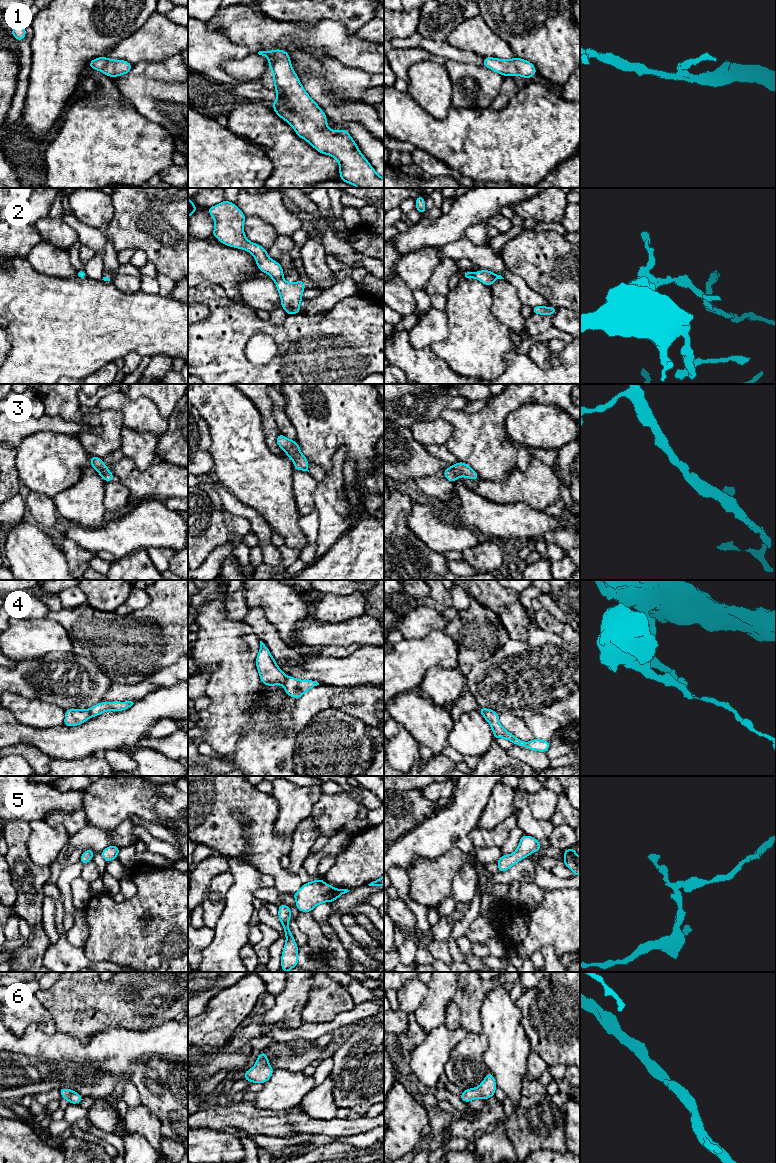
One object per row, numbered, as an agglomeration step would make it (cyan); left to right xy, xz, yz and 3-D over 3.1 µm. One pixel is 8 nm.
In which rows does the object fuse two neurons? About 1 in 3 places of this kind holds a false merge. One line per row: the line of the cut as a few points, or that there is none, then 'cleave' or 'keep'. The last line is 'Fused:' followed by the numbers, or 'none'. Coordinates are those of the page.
1: cut none; keep
2: cut none; keep
3: cut none; keep
4: cut xz (287, 676), (282, 683); cleave
5: cut none; keep
6: cut none; keep
Fused: 4

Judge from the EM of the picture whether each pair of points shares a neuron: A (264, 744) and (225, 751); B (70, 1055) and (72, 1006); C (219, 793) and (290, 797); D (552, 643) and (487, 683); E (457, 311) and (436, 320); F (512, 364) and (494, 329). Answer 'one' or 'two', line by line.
A: two
B: two
C: two
D: one
E: two
F: two

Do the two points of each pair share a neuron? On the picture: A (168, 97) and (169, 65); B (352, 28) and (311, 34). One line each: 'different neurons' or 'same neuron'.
A: different neurons
B: different neurons

